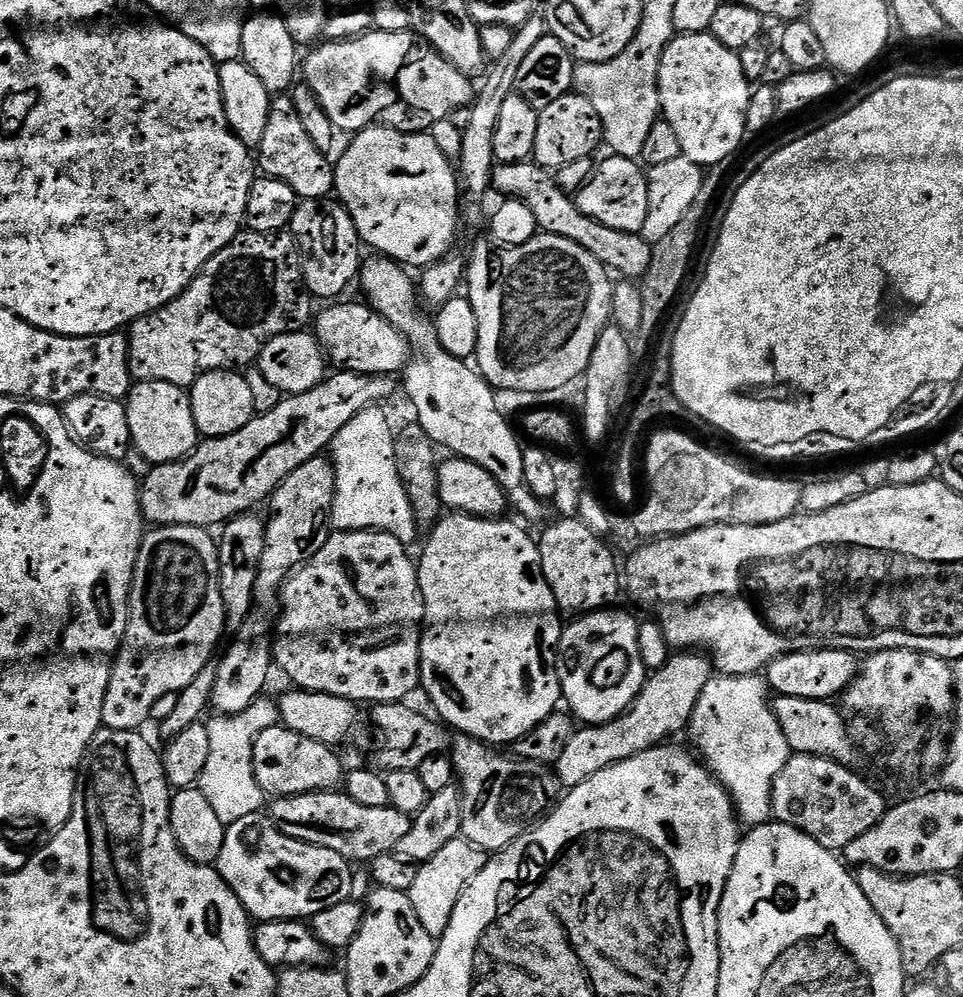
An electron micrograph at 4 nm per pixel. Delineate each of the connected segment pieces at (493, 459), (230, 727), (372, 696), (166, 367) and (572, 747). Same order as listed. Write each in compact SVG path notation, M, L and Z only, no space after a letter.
M387 258L372 259L376 260L369 264L367 261L363 265L358 280L359 283L364 283L364 292L368 295L367 303L407 338L414 353L403 373L402 388L403 391L404 388L408 391L408 396L416 407L415 419L422 430L426 430L433 444L441 449L449 448L452 456L460 456L485 468L504 488L509 505L513 509L516 507L526 519L542 519L545 501L537 498L524 481L525 445L520 444L518 432L516 437L515 430L500 413L500 404L496 401L497 393L492 385L471 363L446 354L446 350L438 342L435 323L429 317L428 320L424 317L425 309L418 295L417 281L407 276L409 273L405 265Z
M261 698L255 700L245 712L233 716L216 714L213 717L213 720L207 721L210 758L206 758L206 770L202 770L198 787L218 818L227 826L238 822L238 818L246 818L246 814L254 814L265 807L266 793L254 778L252 755L258 734L281 723L280 709L273 701L271 704L267 698Z
M333 531L328 541L314 554L312 560L308 560L302 567L297 568L282 589L282 607L274 629L274 664L293 680L297 689L305 692L321 692L337 696L343 700L359 702L361 705L373 704L399 704L407 701L408 695L415 688L421 687L420 679L420 644L424 640L426 631L426 605L424 595L420 589L420 573L417 561L411 556L409 549L398 538L394 538L385 532L342 532Z
M242 230L228 243L225 248L206 262L206 266L186 286L186 290L178 297L174 298L166 306L162 306L149 316L138 318L127 329L128 338L128 365L133 381L139 382L170 382L174 386L185 390L191 389L198 377L205 376L208 372L222 372L225 370L244 370L255 365L260 359L260 352L275 336L280 336L284 332L303 332L313 323L314 311L312 312L313 297L304 284L304 261L300 259L300 247L296 244L296 239L292 237L291 231L273 232L270 236L264 236L261 232L250 232Z
M692 650L672 654L664 668L653 671L647 677L644 688L628 711L605 724L581 727L574 738L570 738L569 745L566 750L562 750L554 765L561 785L568 790L577 788L582 782L586 782L586 778L594 778L594 774L602 770L634 758L634 754L661 747L667 741L664 739L675 732L683 733L689 727L702 690L713 676L714 664L707 655L697 654Z

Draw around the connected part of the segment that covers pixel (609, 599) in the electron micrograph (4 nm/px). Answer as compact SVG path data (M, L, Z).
M579 518L560 520L552 524L541 536L538 536L540 553L542 554L542 570L546 574L546 582L556 599L556 607L561 613L587 614L607 609L616 599L622 596L622 564L616 561L610 545L604 541L605 537L595 532L590 525Z

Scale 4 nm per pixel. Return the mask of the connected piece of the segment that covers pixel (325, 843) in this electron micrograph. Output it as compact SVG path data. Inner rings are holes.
M340 790L281 796L271 804L270 819L282 834L334 850L350 862L370 862L387 852L396 852L413 821L413 817L391 806L362 806Z

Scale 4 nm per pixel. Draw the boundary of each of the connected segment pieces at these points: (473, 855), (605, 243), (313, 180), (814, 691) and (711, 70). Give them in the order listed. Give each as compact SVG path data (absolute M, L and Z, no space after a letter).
M463 838L450 842L434 858L416 869L414 886L408 888L410 902L414 902L414 910L418 913L418 920L426 930L437 938L443 936L450 926L450 918L454 914L454 906L458 906L458 898L468 889L468 884L484 867L488 865L490 856L483 848L474 846Z
M534 162L523 164L497 164L492 172L492 188L501 192L501 197L509 200L520 200L526 206L530 206L530 211L536 219L537 229L541 233L558 238L570 238L570 242L578 242L582 250L590 250L598 262L602 262L605 268L615 270L617 268L624 278L640 278L647 272L652 262L653 245L646 243L643 235L634 232L623 232L622 230L610 230L610 226L602 226L602 222L594 222L594 218L586 218L582 210L576 205L575 199L560 187L559 179L549 169L539 168Z
M280 94L270 106L270 118L266 118L266 134L258 149L258 168L263 175L273 176L294 190L297 201L326 200L336 190L336 170L333 161L314 142L302 127L302 118L294 110L291 95Z
M819 648L786 654L778 658L768 665L766 681L777 697L789 696L790 698L832 702L843 697L848 691L848 687L860 675L861 667L862 660L857 653L847 652L841 648Z
M708 32L698 34L676 34L661 60L658 74L660 87L660 111L662 118L674 126L682 145L684 156L701 168L711 169L711 164L720 164L728 160L740 148L748 132L748 107L752 101L753 89L742 70L742 62L737 53L731 52L718 38Z

